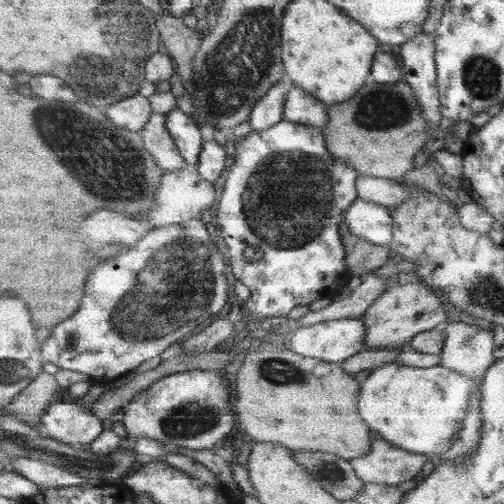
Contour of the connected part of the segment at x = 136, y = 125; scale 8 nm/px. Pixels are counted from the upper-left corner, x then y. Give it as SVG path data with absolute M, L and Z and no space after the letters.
M140 93L115 104L107 105L103 111L105 116L117 126L137 133L141 133L145 129L153 114L150 100Z

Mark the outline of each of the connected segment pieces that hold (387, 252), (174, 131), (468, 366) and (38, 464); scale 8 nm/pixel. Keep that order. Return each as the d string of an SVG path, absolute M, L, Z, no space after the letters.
M344 221L340 223L341 240L346 250L346 261L353 277L358 281L362 275L374 272L385 266L393 255L390 247L381 246L357 238Z
M178 108L169 113L165 120L165 126L167 126L171 137L174 138L175 146L187 162L187 168L197 169L205 141L200 126L194 118L187 116L185 112L181 112Z
M467 318L447 323L442 330L446 334L441 354L443 366L472 378L484 378L496 361L493 331Z
M12 455L10 464L15 472L28 478L38 488L60 488L65 486L85 485L89 478L79 476L60 466L24 456Z

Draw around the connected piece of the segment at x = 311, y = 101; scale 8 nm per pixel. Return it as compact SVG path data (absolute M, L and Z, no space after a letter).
M293 86L285 97L283 114L289 122L303 123L319 129L329 125L328 105L305 92L303 87Z

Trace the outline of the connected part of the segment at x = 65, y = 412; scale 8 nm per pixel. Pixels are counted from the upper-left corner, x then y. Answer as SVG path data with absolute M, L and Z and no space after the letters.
M53 402L38 419L46 426L48 434L72 447L92 444L104 432L103 422L89 407L74 402Z

